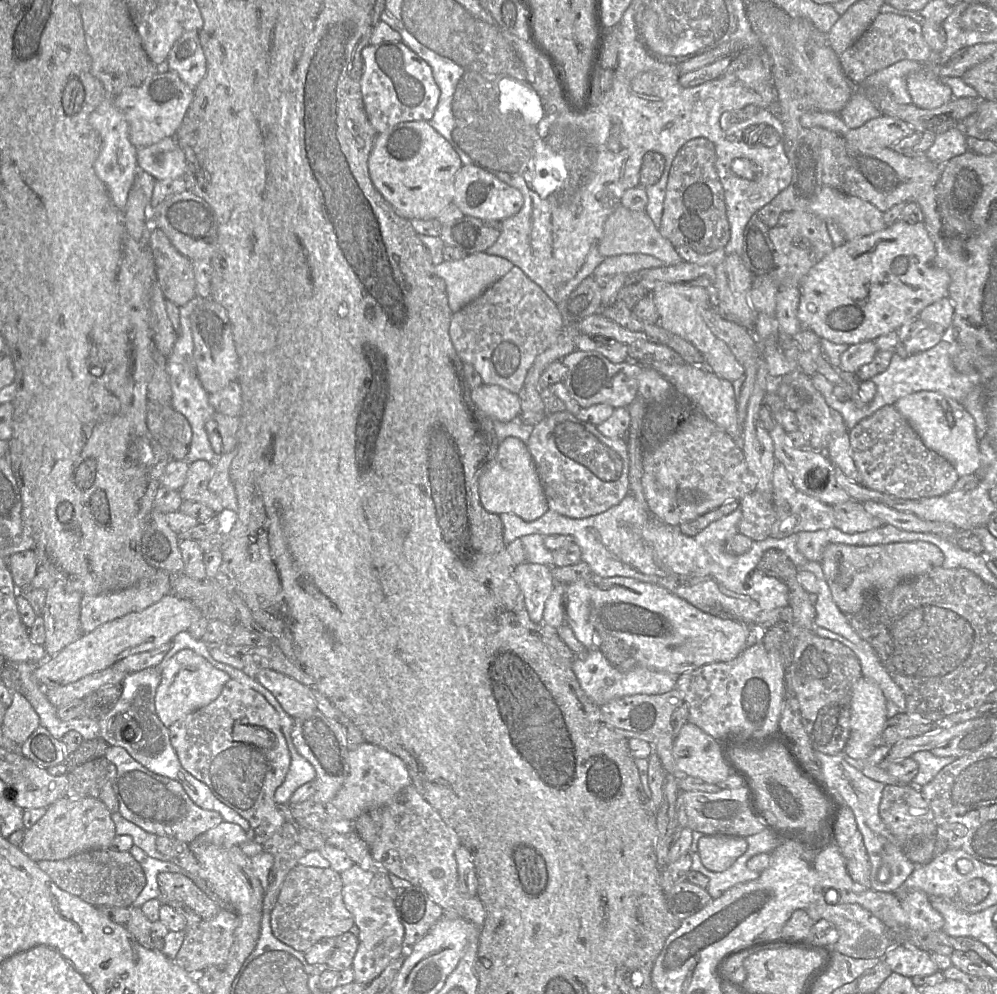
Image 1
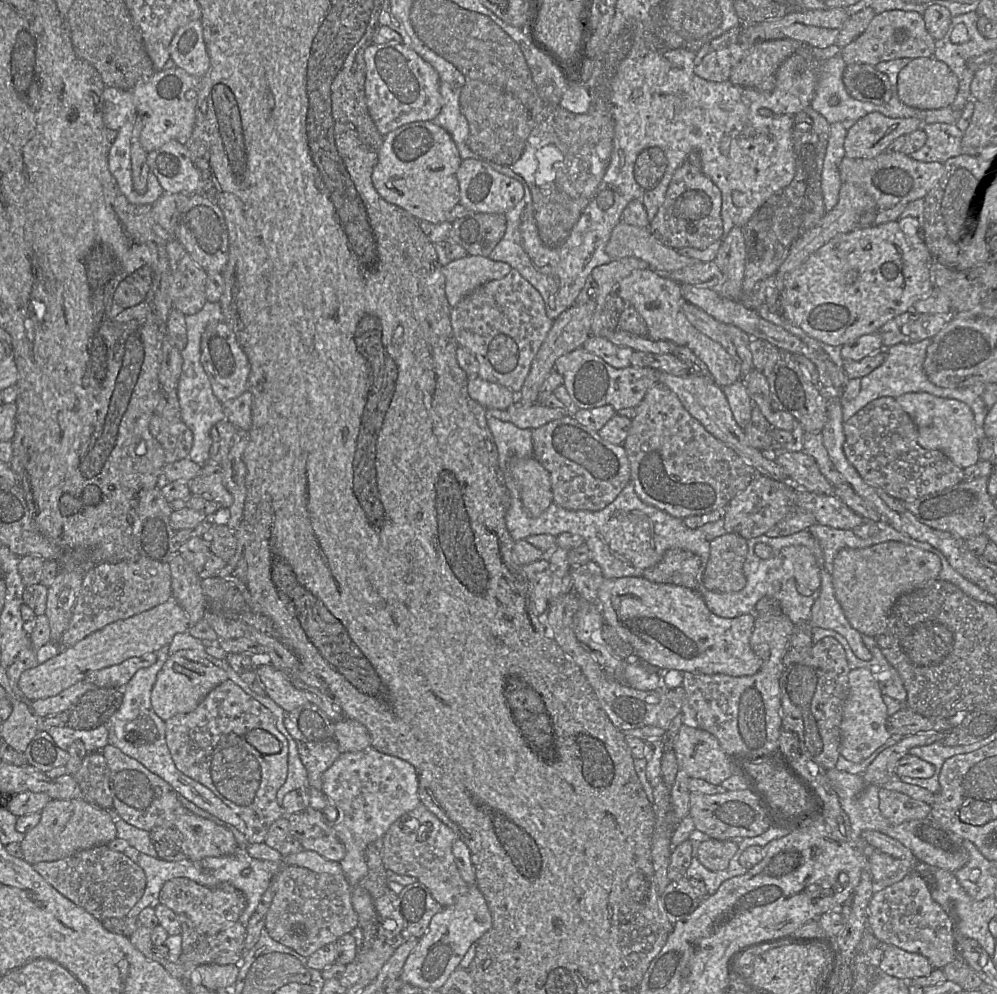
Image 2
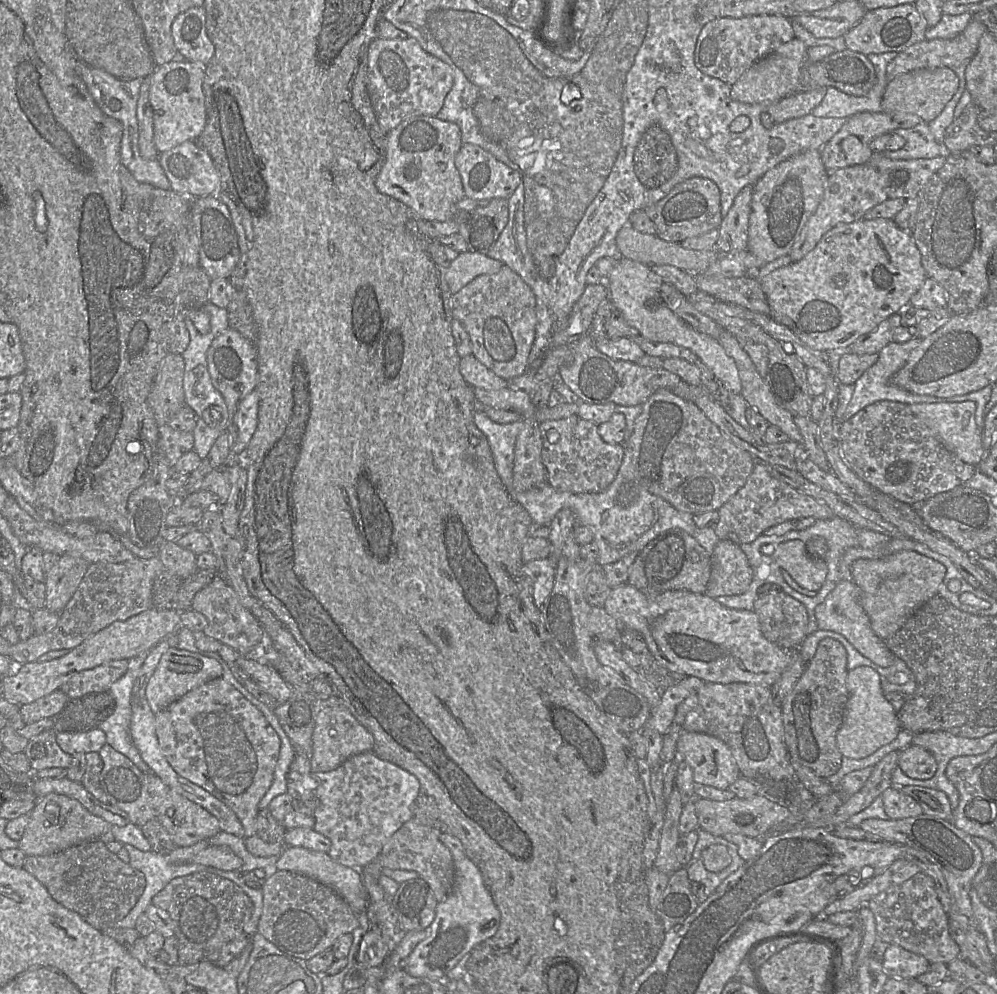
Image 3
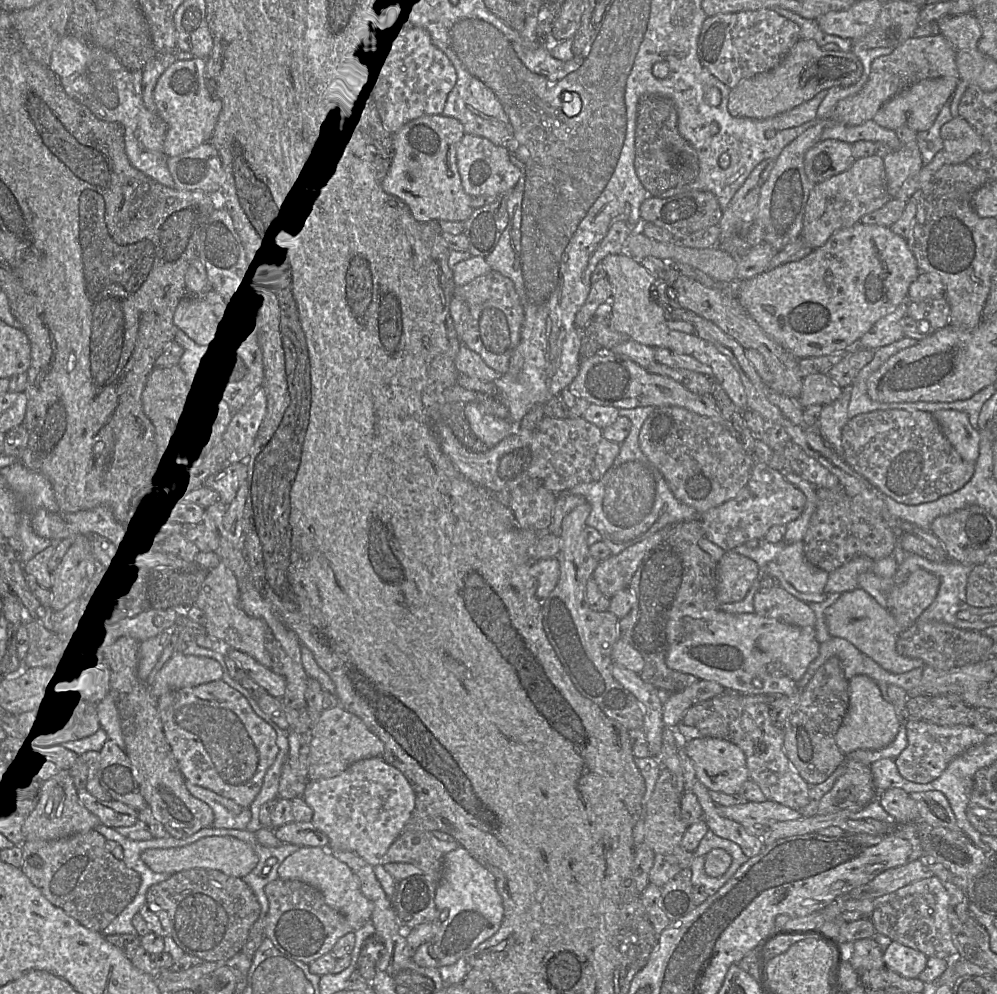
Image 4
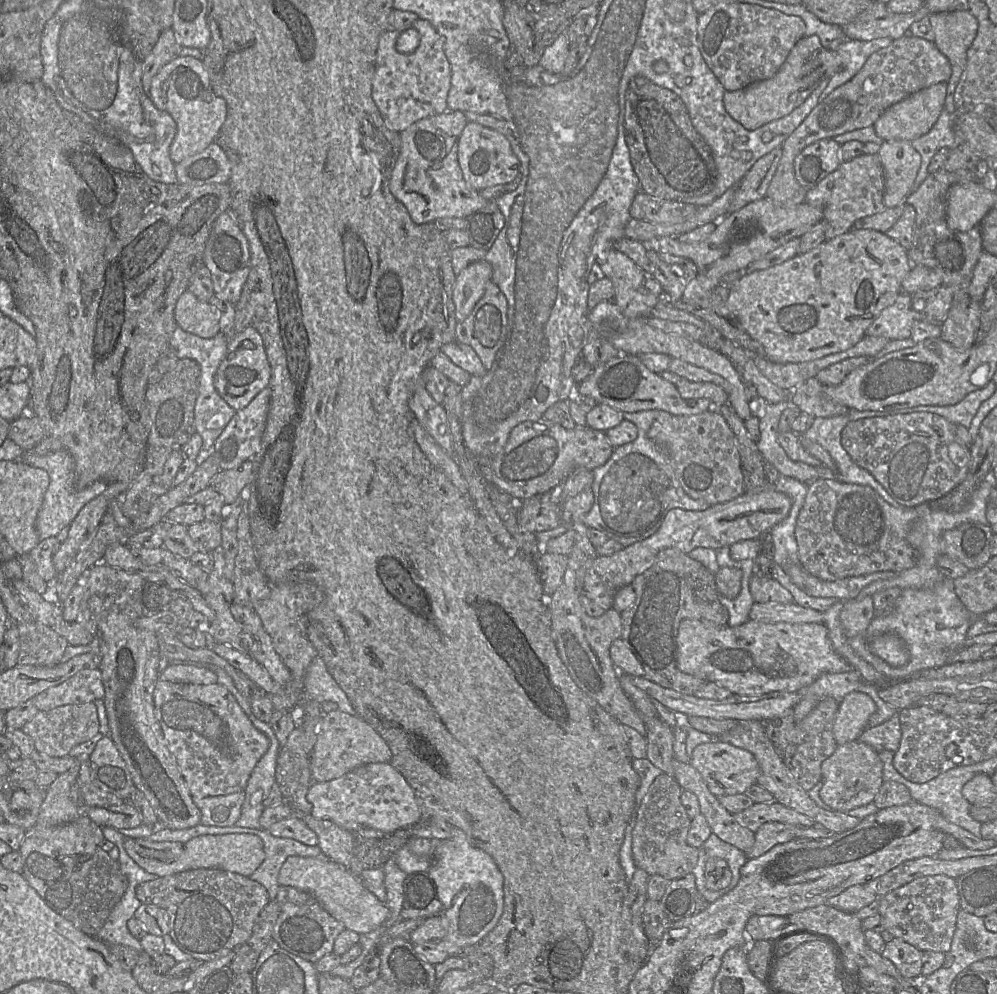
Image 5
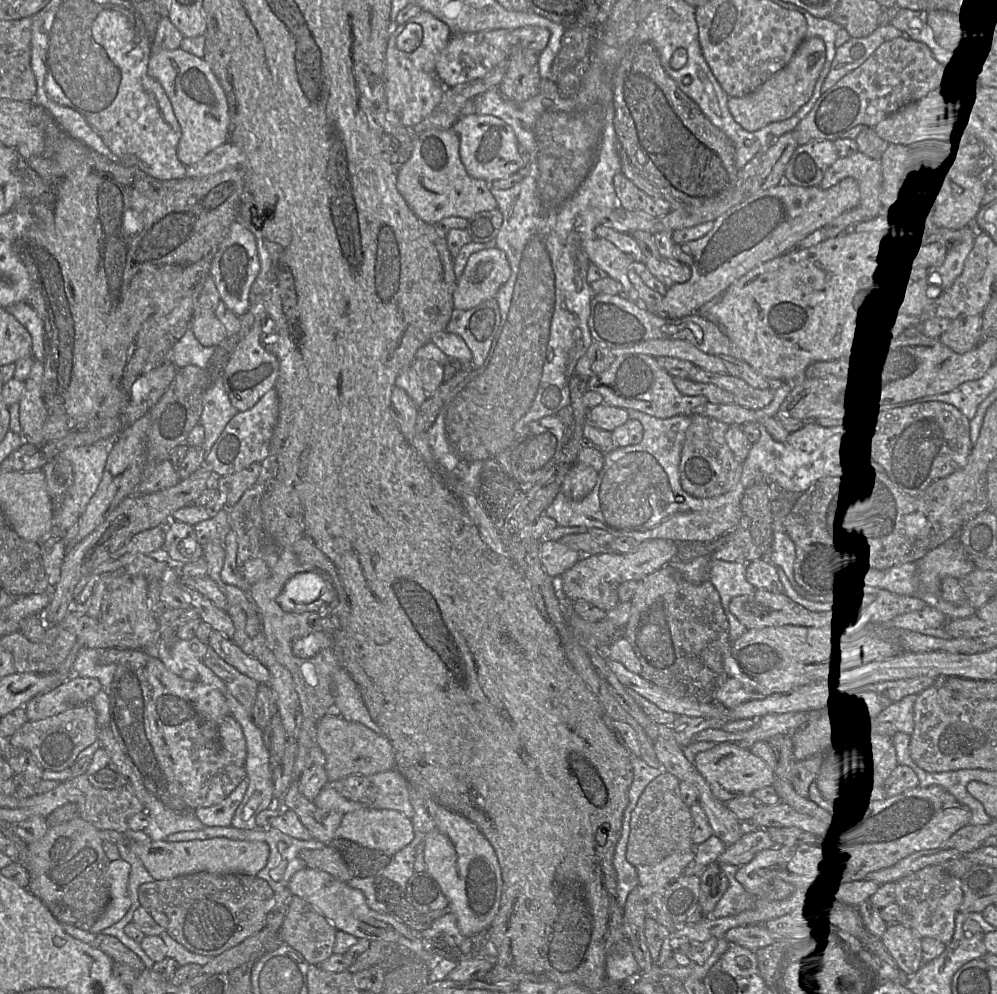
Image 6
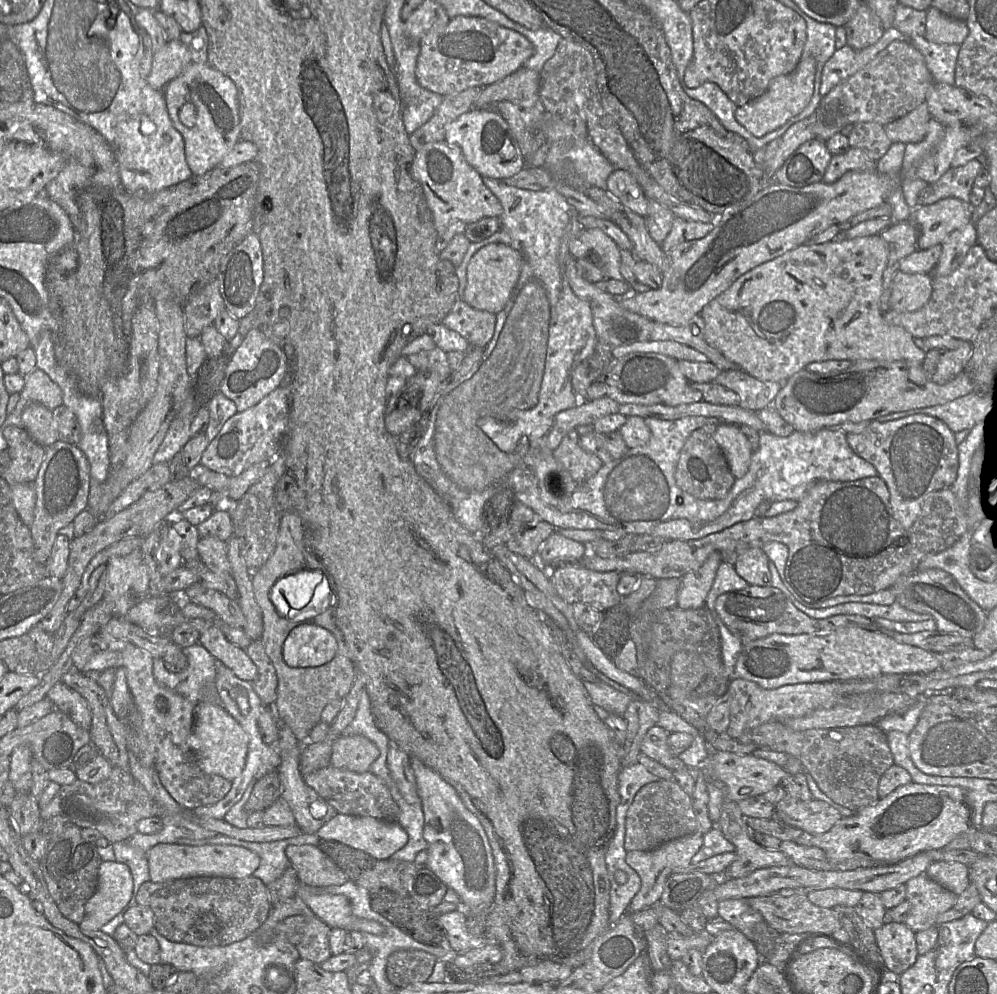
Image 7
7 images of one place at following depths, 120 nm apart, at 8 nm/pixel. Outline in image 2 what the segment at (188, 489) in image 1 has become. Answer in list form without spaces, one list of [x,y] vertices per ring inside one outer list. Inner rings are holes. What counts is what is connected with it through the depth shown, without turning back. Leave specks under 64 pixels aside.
[[[206,463],[198,475],[188,482],[191,495],[201,496],[228,509],[233,502],[232,495],[223,483],[223,469],[216,463]]]

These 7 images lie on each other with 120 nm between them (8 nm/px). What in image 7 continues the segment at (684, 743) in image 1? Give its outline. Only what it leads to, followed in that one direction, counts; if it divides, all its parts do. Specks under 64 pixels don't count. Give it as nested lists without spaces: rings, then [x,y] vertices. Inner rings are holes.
[[[711,751],[704,764],[704,769],[708,776],[714,777],[726,786],[724,800],[735,802],[764,795],[781,784],[788,774],[784,767],[775,762],[757,758],[752,754],[738,755],[727,751]]]

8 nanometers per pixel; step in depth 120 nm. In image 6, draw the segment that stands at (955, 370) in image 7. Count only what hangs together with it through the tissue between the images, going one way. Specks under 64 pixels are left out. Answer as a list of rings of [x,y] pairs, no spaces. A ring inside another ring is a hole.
[[[981,315],[959,316],[938,340],[957,354],[964,354],[978,345],[981,335]]]

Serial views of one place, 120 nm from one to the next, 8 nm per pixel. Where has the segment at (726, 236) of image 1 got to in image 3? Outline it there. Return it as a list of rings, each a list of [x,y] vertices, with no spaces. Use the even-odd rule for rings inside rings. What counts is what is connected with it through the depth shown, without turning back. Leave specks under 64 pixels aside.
[[[696,176],[677,184],[667,196],[653,205],[645,206],[644,210],[656,225],[656,235],[676,243],[719,228],[722,221],[719,188],[710,179]]]

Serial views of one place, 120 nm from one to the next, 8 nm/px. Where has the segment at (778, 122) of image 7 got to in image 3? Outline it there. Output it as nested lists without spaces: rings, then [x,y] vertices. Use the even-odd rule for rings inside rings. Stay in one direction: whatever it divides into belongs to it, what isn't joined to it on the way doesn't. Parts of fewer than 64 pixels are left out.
[[[798,38],[781,45],[756,61],[732,84],[731,98],[748,104],[775,102],[796,92],[818,87],[834,87],[848,95],[860,97],[867,95],[877,83],[873,64],[861,53],[846,49],[810,64],[807,64],[807,55],[807,45]]]

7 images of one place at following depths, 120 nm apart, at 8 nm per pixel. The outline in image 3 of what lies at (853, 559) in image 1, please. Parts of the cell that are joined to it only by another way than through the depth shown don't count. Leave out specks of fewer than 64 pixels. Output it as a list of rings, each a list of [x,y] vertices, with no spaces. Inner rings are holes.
[[[901,551],[880,559],[858,559],[851,572],[853,582],[861,590],[861,605],[870,619],[873,632],[886,641],[938,593],[946,569],[937,561],[914,551]]]

